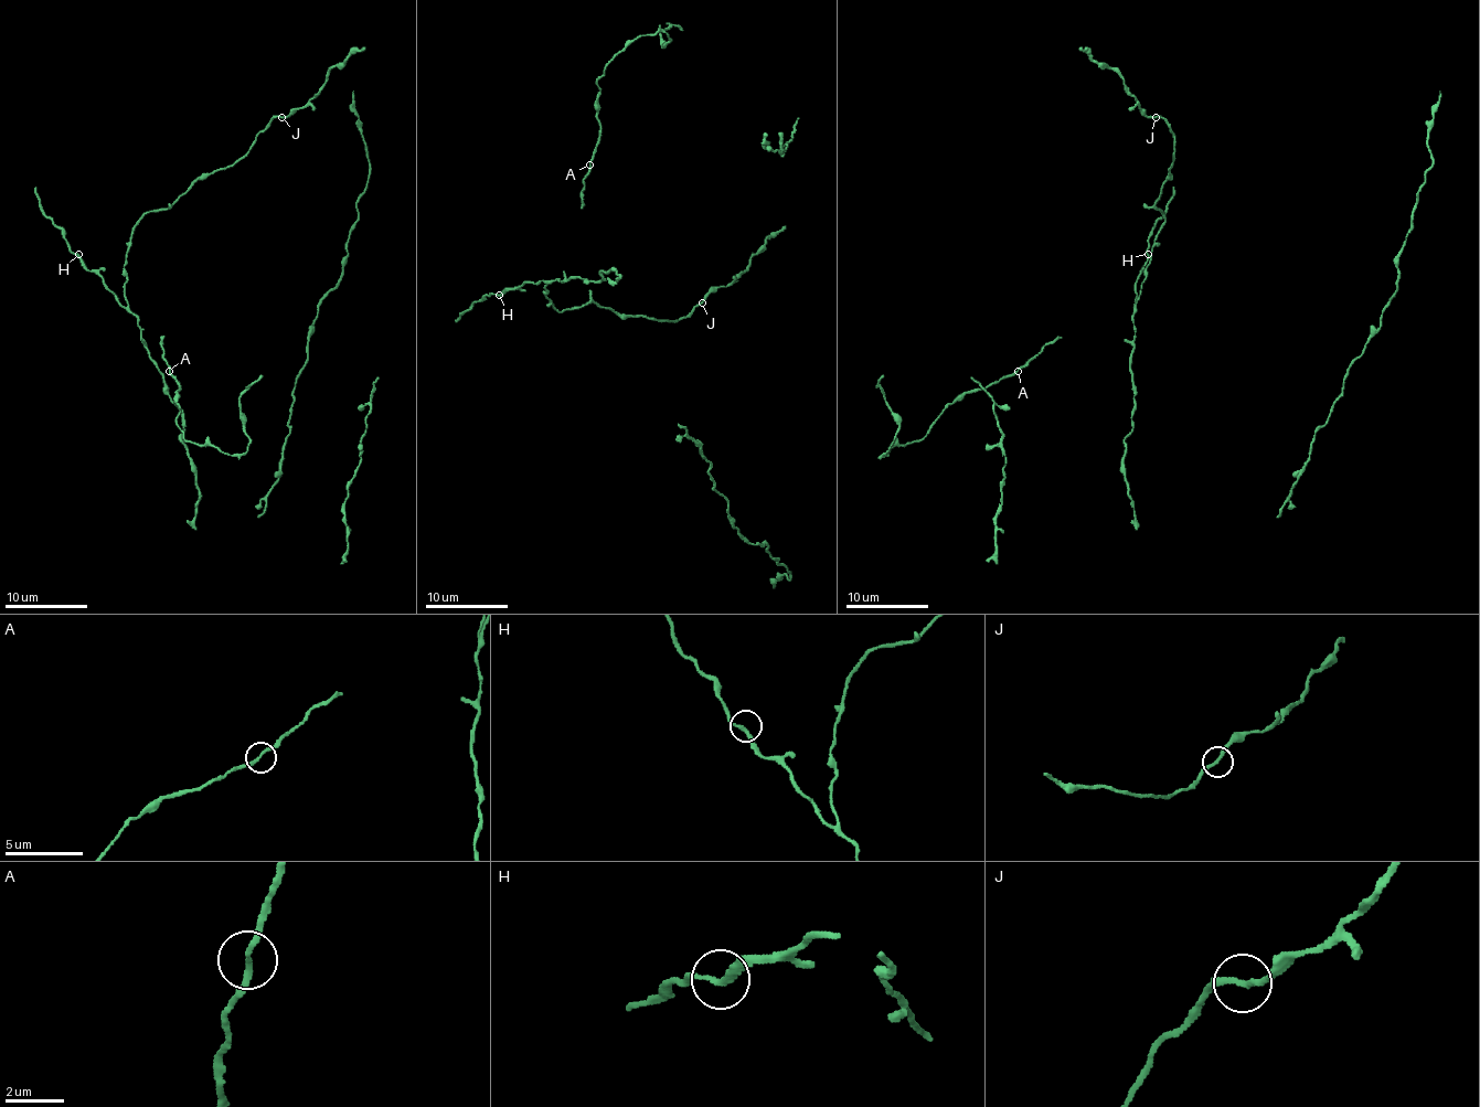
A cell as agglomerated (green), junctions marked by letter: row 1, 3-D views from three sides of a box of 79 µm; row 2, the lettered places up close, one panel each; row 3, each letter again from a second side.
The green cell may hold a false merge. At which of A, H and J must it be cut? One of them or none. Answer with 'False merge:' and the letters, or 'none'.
False merge: none

